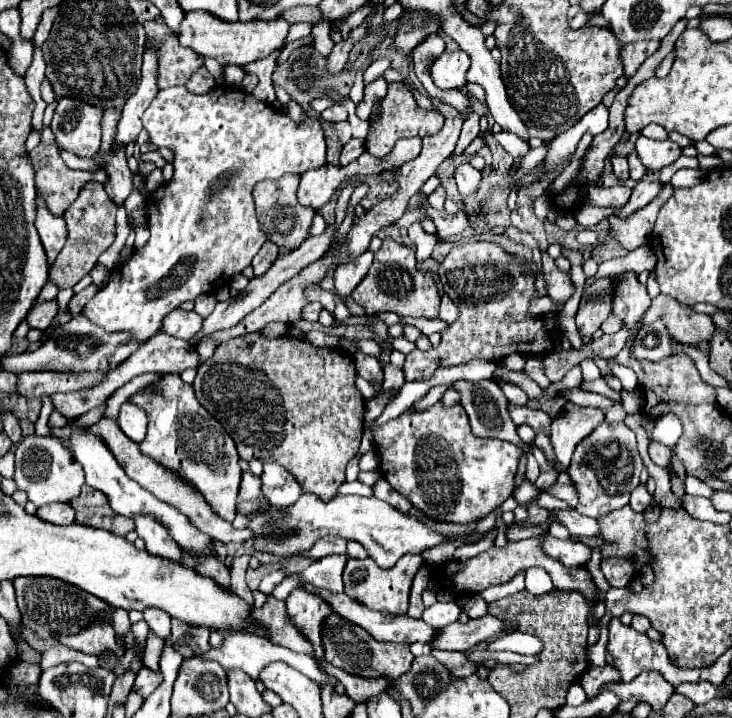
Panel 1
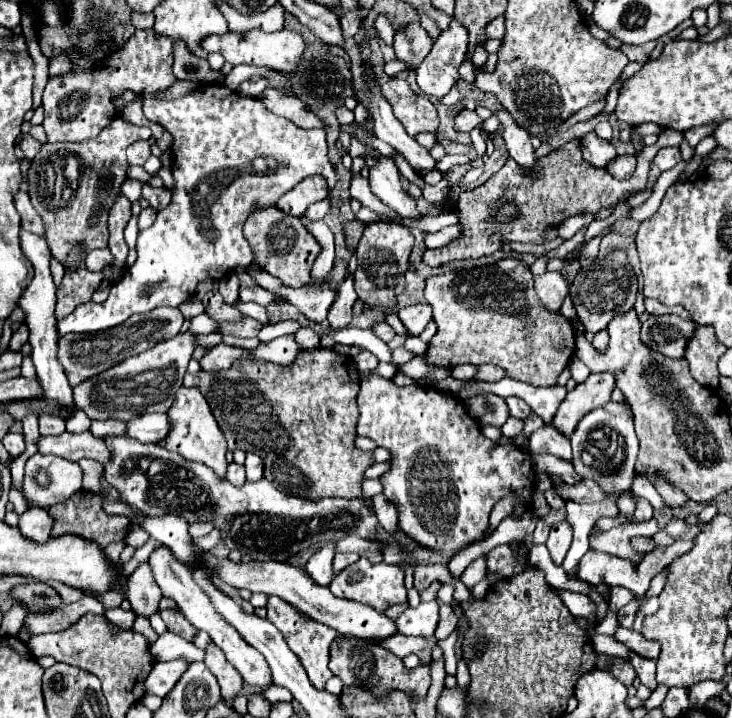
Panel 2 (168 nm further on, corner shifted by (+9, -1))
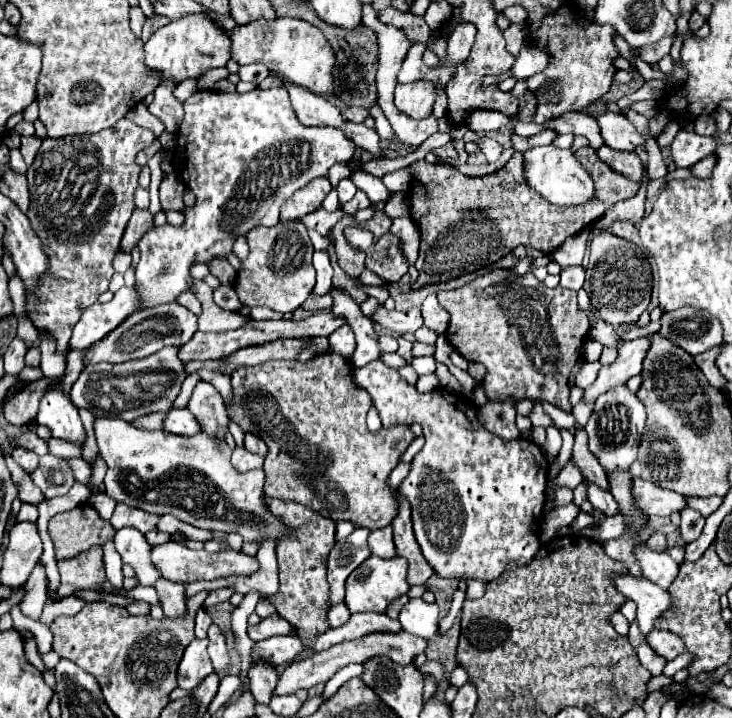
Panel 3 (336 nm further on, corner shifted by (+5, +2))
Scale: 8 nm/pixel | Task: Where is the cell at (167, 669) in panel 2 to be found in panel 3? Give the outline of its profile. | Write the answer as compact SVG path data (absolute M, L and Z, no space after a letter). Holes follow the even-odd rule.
M193 640L177 668L177 686L183 690L195 688L209 672L213 672L211 660L207 656L207 640Z

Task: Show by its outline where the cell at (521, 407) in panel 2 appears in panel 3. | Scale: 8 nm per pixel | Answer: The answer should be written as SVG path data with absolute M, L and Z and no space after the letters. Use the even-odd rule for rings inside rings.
M535 404L535 406L533 406L533 410L531 410L529 418L531 418L533 426L549 426L549 424L551 424L551 418L543 412L543 408L541 408L539 404Z

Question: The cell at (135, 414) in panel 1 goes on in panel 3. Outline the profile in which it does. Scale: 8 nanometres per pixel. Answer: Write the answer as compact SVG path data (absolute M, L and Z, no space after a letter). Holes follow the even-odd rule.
M173 408L167 412L165 420L163 420L163 428L165 432L173 432L179 436L193 436L199 432L197 428L197 420L193 420L193 414L187 408Z

